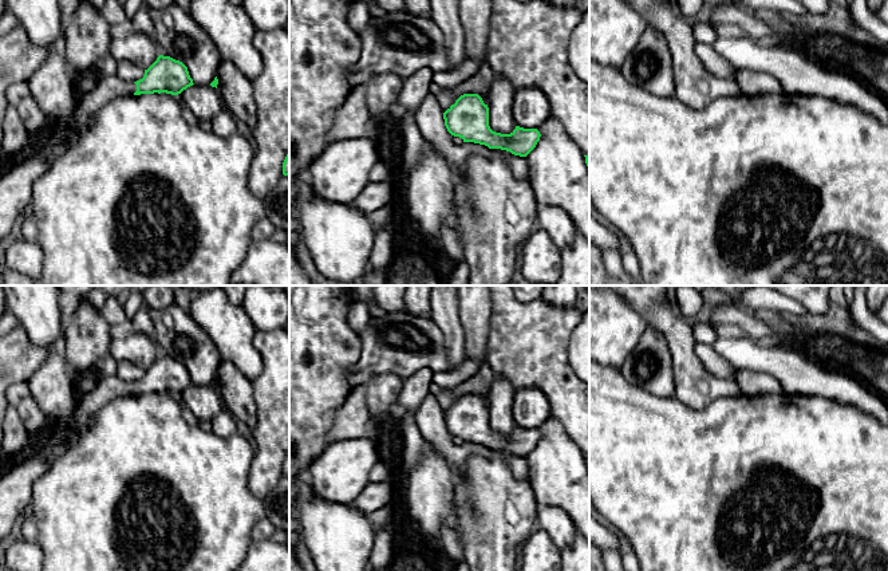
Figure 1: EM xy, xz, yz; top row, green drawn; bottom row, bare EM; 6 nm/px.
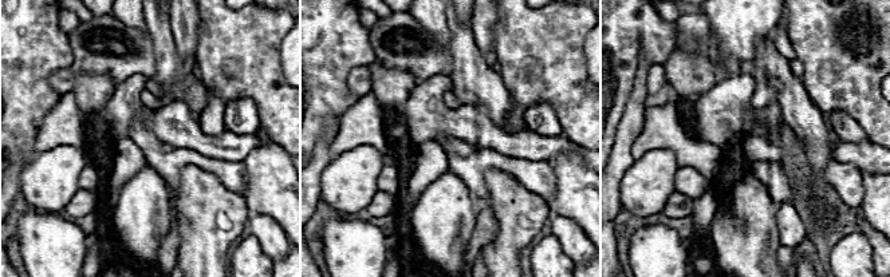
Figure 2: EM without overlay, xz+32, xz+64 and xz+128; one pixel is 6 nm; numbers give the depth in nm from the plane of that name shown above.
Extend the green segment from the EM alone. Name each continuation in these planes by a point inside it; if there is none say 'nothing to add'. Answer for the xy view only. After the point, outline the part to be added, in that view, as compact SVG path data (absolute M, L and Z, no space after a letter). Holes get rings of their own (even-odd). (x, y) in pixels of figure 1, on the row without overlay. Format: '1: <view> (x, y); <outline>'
1: xy (16, 484); M117 375L99 377L92 391L79 397L79 405L63 430L54 430L35 453L0 476L0 550L16 535L17 524L28 512L32 485L91 426L96 411L118 397L134 395L137 385Z

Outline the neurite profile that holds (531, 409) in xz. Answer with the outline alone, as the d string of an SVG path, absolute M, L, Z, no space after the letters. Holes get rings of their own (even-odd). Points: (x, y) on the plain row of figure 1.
M524 387L514 393L513 418L517 426L538 429L550 417L545 394L536 387Z

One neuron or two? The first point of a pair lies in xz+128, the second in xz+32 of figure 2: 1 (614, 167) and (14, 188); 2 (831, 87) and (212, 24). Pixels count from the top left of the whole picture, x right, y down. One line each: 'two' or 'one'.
1: one
2: one

